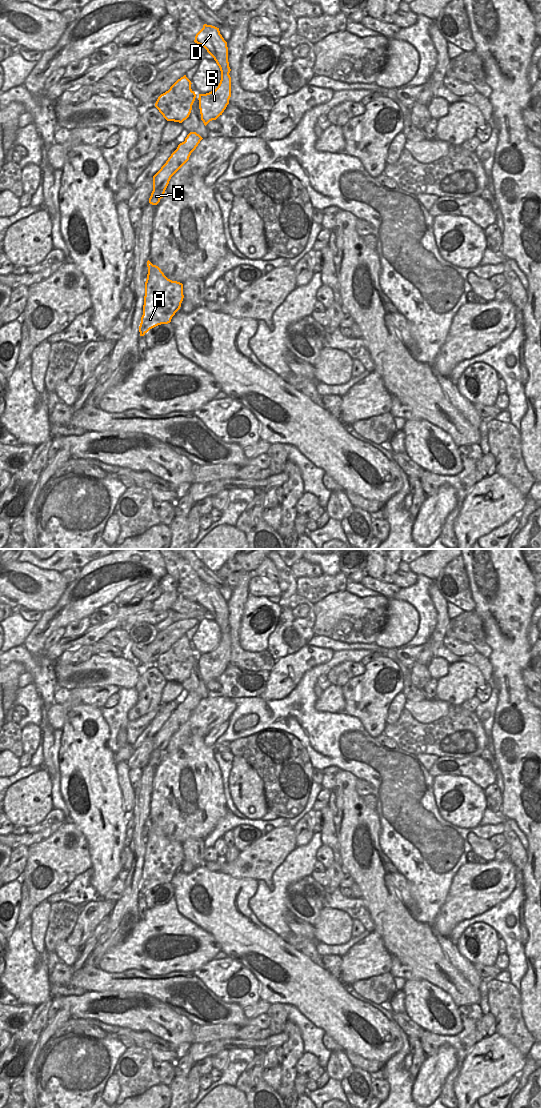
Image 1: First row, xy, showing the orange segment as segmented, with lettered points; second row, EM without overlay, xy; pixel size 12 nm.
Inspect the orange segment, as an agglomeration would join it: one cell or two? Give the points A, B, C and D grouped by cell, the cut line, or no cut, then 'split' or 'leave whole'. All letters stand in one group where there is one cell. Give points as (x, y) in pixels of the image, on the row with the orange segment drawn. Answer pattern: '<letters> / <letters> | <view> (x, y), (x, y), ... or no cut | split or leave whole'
A B C D | no cut | leave whole

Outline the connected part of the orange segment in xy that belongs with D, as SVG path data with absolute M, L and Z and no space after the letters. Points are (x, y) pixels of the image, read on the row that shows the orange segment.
M204 24L196 34L195 43L204 47L214 58L221 71L221 80L218 87L206 94L199 94L199 109L201 120L206 126L216 120L229 104L231 97L231 69L228 62L227 42L220 34L219 28Z

